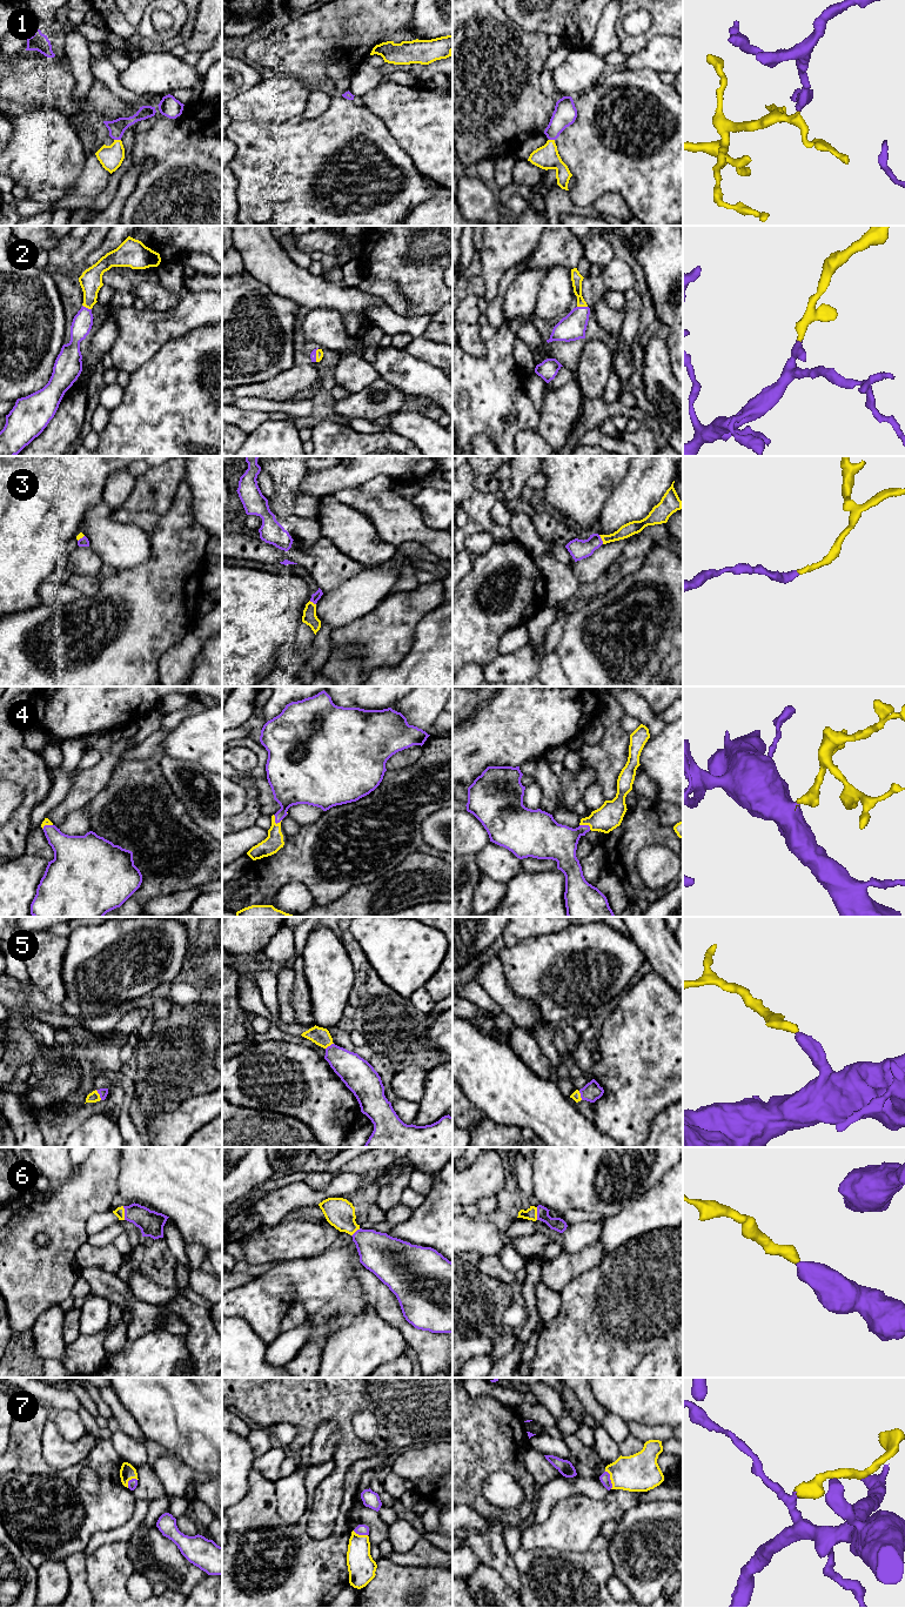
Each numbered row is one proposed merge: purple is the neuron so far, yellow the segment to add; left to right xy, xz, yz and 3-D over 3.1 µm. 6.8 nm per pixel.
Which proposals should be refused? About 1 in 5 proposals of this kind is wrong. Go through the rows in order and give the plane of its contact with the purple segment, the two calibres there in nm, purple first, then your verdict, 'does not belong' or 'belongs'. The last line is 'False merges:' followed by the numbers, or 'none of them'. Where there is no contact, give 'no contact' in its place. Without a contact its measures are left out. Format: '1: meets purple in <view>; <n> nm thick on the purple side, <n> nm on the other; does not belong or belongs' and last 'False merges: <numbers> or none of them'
1: meets purple in xy; 120 nm thick on the purple side, 160 nm on the other; belongs
2: meets purple in yz; 180 nm thick on the purple side, 80 nm on the other; belongs
3: meets purple in yz; 140 nm thick on the purple side, 90 nm on the other; belongs
4: meets purple in xz; 220 nm thick on the purple side, 120 nm on the other; belongs
5: meets purple in xy; 60 nm thick on the purple side, 70 nm on the other; belongs
6: meets purple in xy; 170 nm thick on the purple side, 70 nm on the other; belongs
7: meets purple in yz; 70 nm thick on the purple side, 260 nm on the other; belongs
False merges: none of them

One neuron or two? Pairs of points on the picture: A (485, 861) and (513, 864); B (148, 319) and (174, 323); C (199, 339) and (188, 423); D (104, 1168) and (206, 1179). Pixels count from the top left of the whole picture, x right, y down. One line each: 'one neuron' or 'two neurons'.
A: one neuron
B: one neuron
C: one neuron
D: two neurons

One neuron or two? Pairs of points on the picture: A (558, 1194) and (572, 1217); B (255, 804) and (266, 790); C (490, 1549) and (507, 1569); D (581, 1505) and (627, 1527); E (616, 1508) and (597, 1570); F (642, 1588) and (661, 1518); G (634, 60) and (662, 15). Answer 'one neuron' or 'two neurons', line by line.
A: two neurons
B: two neurons
C: one neuron
D: two neurons
E: two neurons
F: one neuron
G: two neurons

